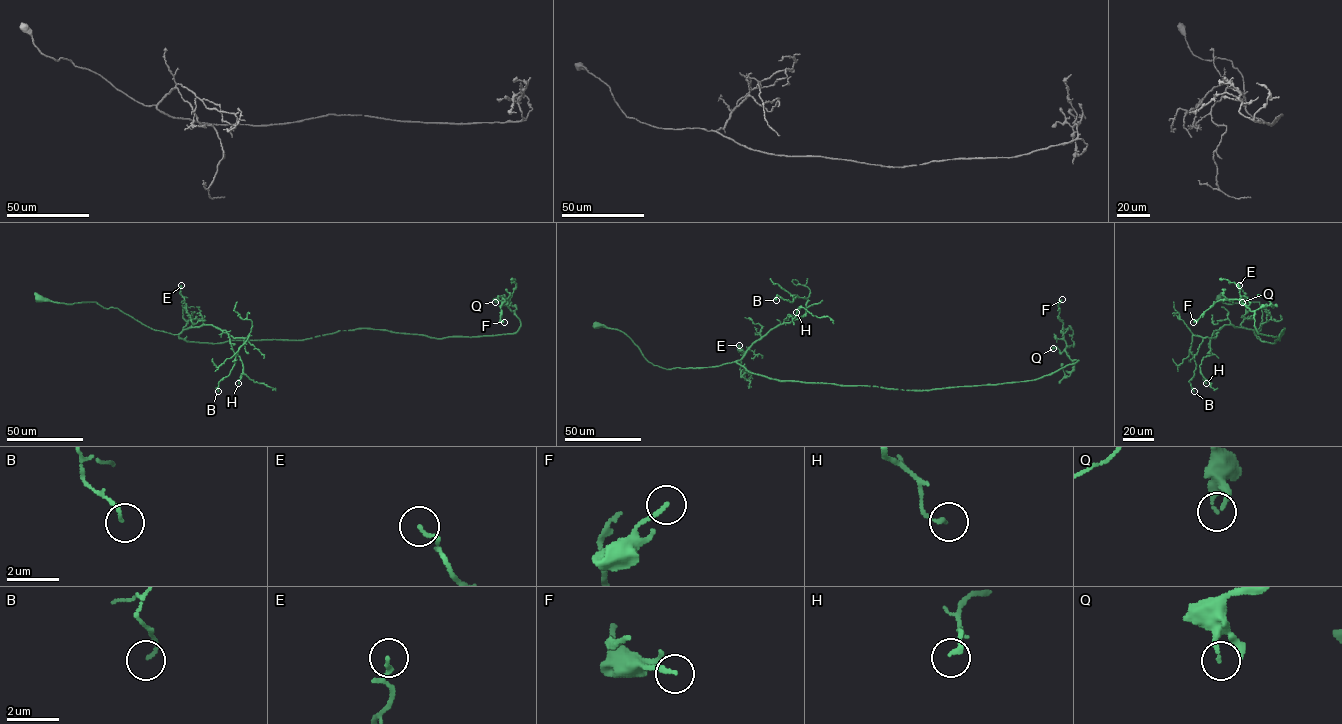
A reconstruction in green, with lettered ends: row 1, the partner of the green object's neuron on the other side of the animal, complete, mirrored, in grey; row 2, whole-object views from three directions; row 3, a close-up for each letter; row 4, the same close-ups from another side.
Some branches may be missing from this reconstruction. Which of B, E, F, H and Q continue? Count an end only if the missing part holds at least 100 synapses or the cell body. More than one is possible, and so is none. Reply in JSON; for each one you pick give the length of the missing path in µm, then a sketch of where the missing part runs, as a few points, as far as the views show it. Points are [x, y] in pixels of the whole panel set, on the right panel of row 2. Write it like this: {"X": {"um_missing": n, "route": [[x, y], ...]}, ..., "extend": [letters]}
{"extend": []}

